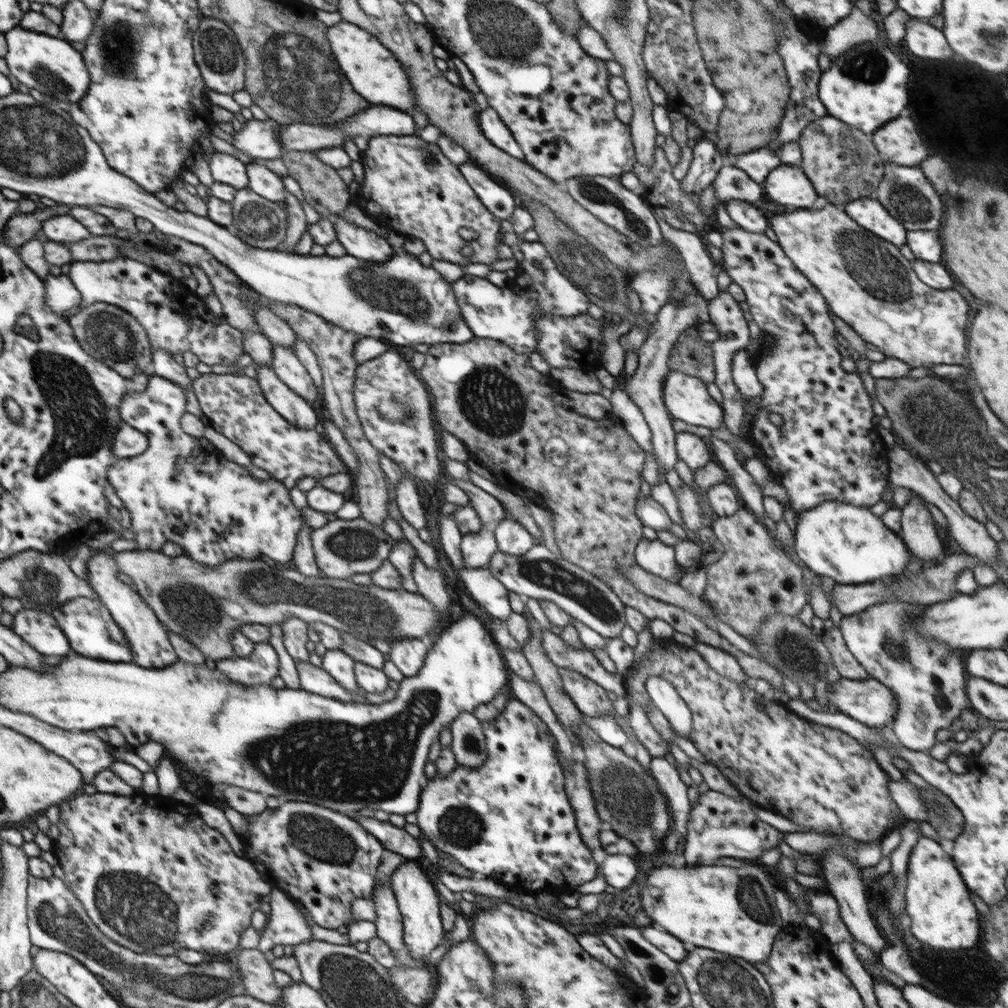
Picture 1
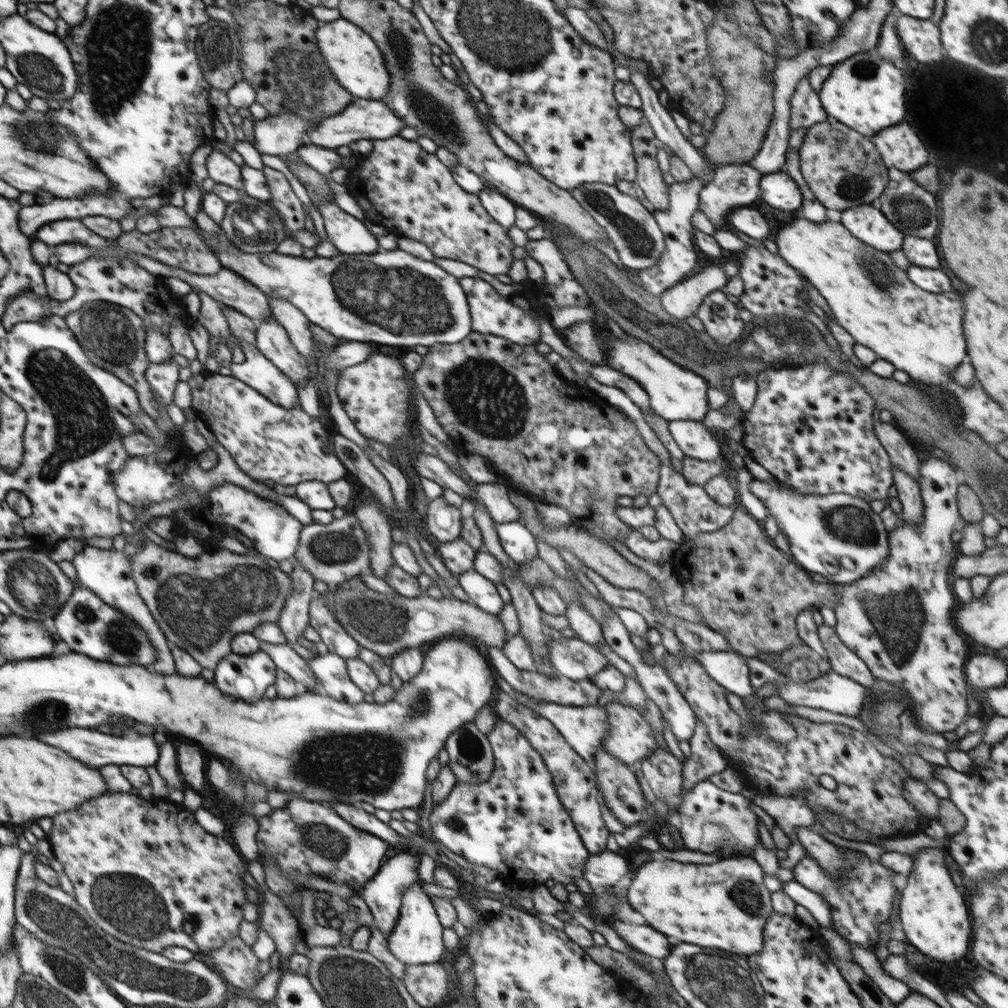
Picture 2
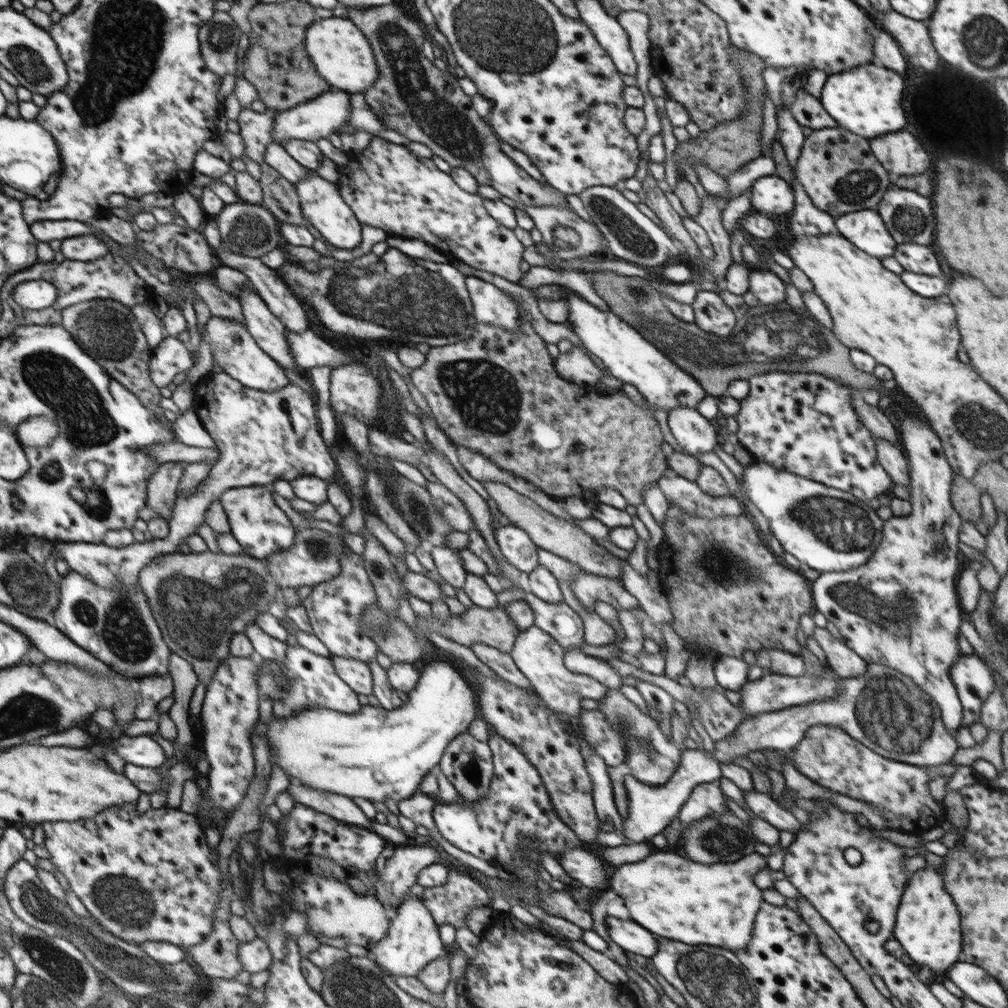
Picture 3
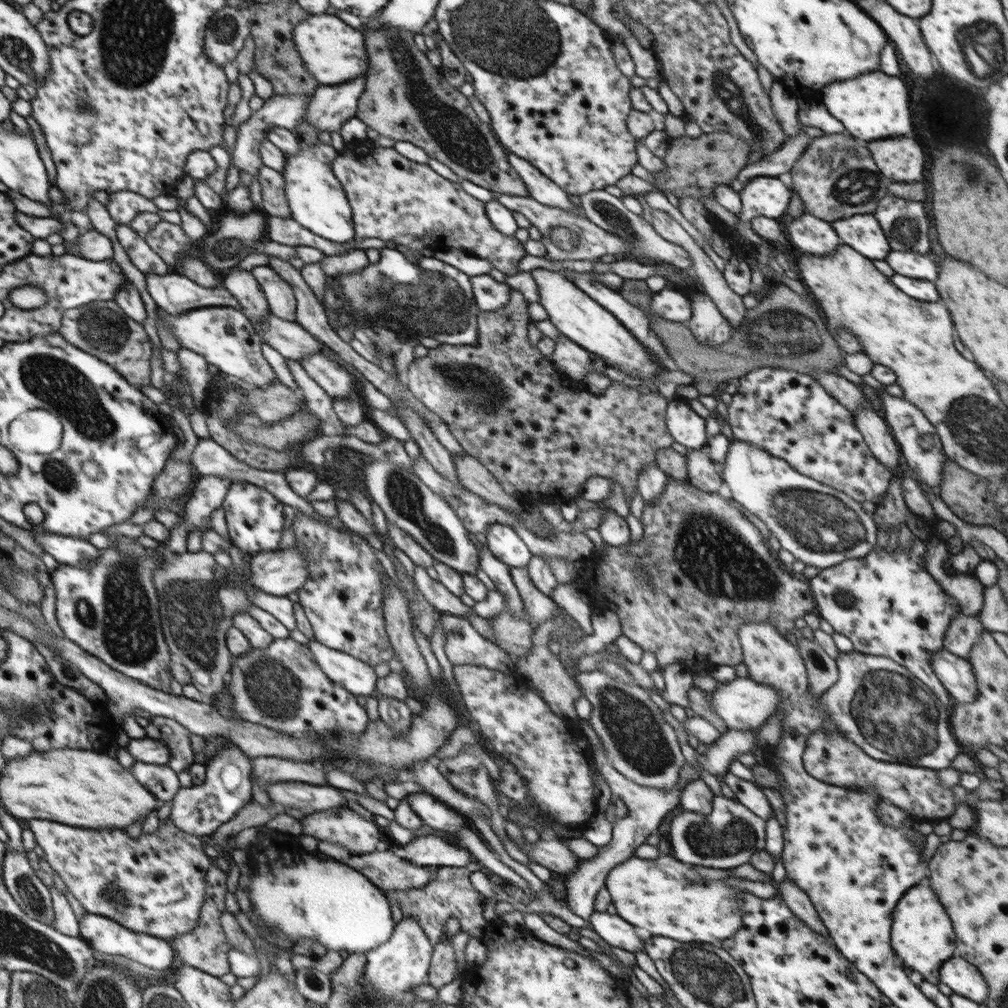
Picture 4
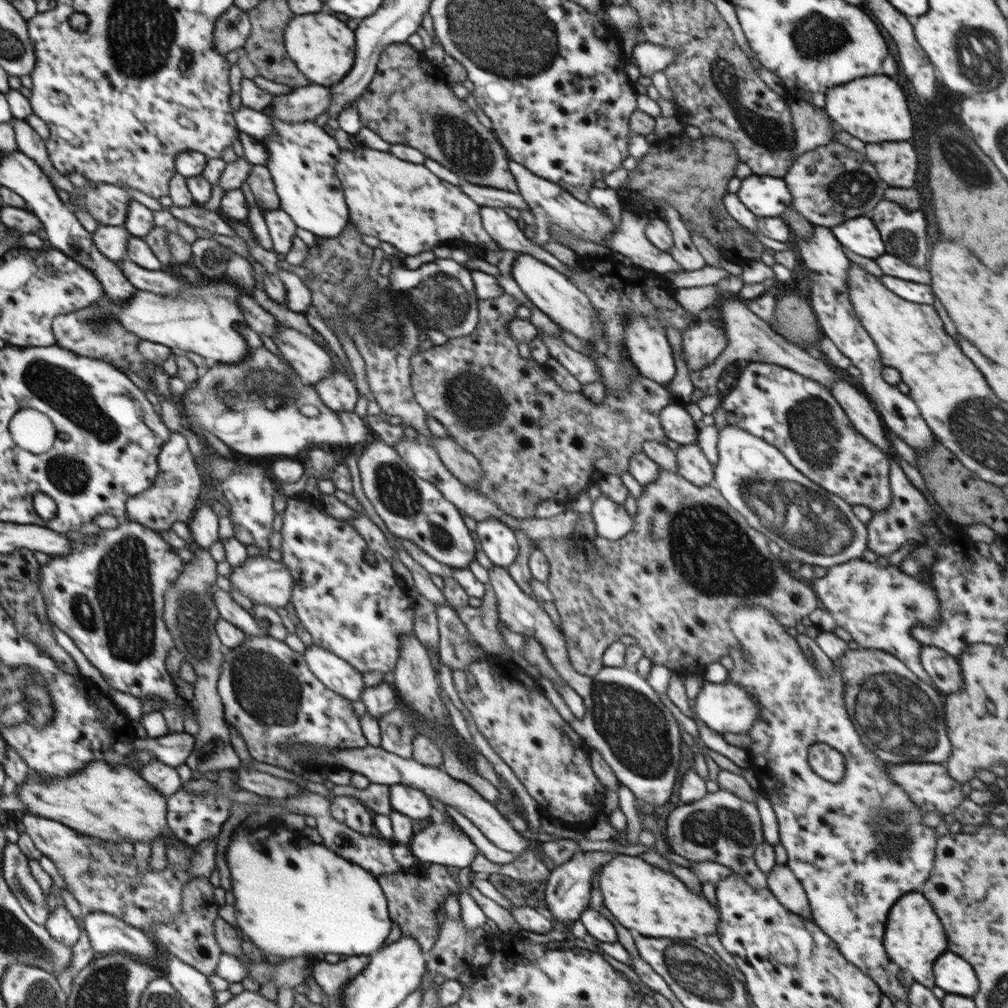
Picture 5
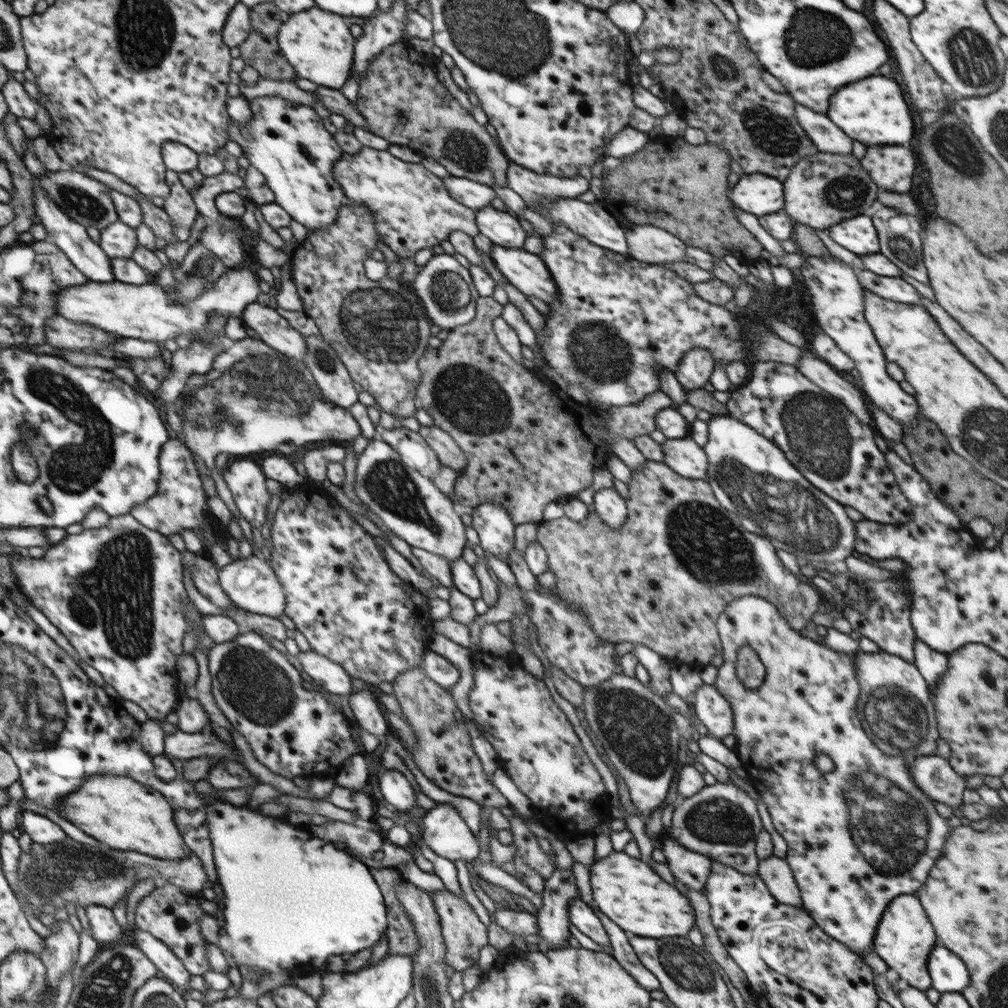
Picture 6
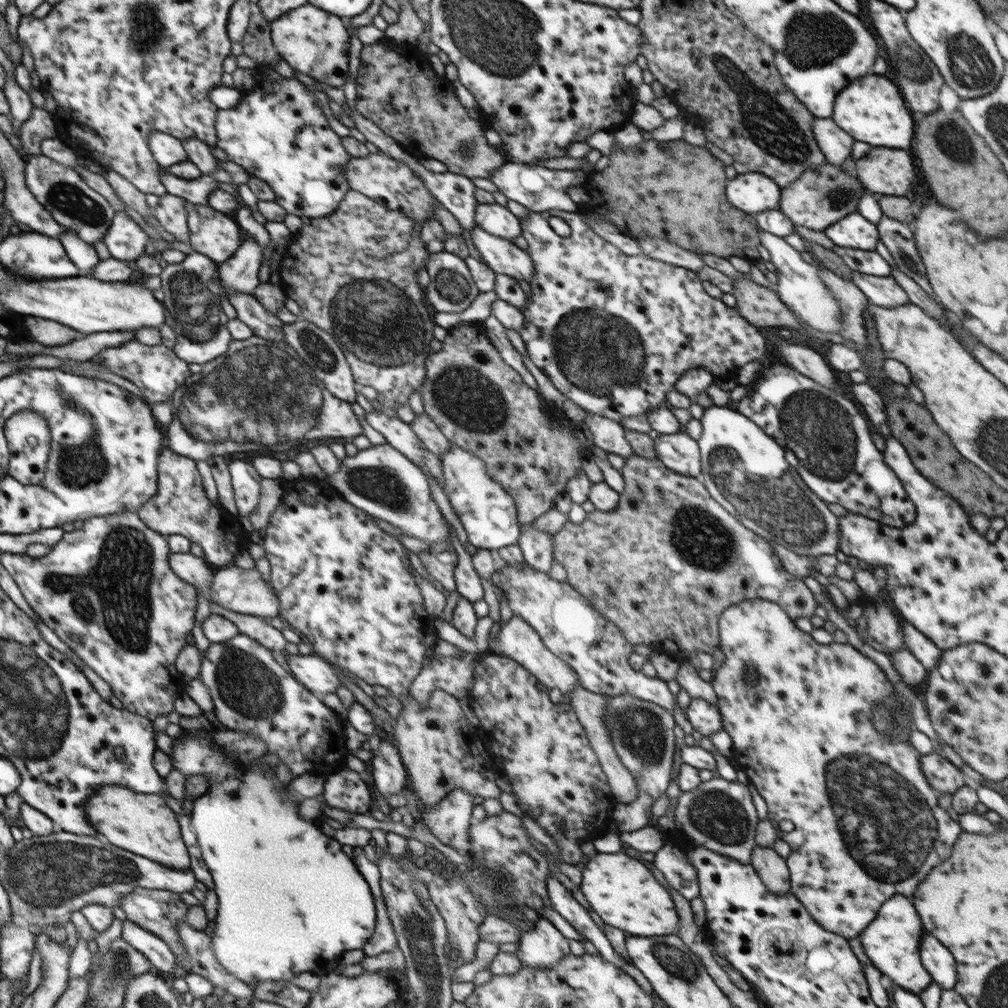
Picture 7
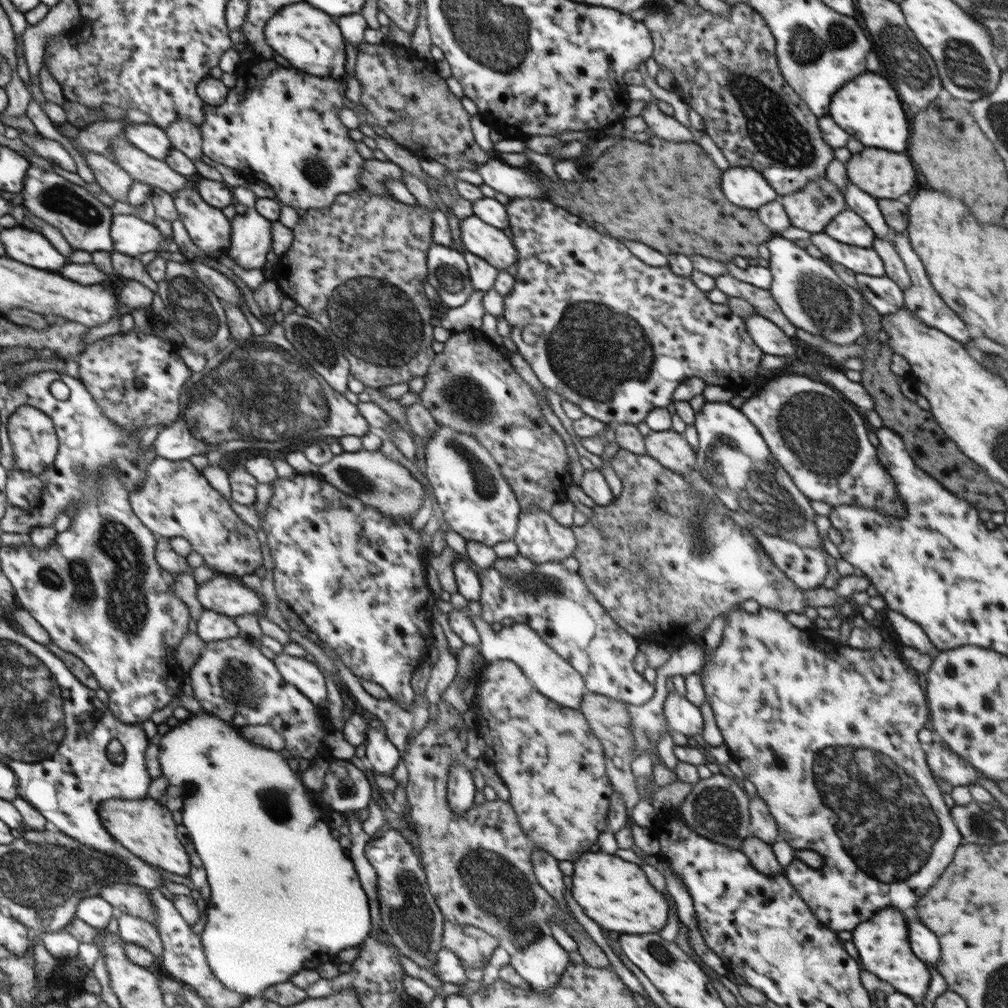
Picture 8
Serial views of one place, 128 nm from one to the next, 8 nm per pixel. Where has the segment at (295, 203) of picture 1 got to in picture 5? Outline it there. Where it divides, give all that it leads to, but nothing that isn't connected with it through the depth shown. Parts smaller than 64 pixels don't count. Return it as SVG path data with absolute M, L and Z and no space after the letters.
M253 165L246 182L250 185L256 203L262 211L280 209L279 196L270 169L266 165Z

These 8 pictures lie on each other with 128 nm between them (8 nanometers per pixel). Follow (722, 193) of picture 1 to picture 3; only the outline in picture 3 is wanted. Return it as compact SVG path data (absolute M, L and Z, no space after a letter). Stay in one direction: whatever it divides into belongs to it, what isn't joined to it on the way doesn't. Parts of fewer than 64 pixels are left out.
M761 154L758 158L751 160L743 167L732 170L732 174L726 178L728 185L727 197L706 195L701 198L701 212L698 212L698 214L694 216L694 221L700 224L700 226L707 232L707 235L713 244L713 249L715 250L713 258L708 259L704 264L701 264L696 268L694 278L690 281L685 283L659 283L654 284L654 288L659 290L659 292L663 292L663 294L667 294L667 296L673 298L676 302L691 305L694 302L698 291L701 290L700 286L702 286L704 280L710 280L710 282L718 284L724 283L725 274L727 273L728 267L732 264L732 252L730 251L731 235L728 234L721 223L723 211L731 200L734 200L734 198L738 198L738 196L741 195L741 192L745 192L750 196L754 181L766 175L774 175L774 172L776 172L776 164L774 163L772 156Z

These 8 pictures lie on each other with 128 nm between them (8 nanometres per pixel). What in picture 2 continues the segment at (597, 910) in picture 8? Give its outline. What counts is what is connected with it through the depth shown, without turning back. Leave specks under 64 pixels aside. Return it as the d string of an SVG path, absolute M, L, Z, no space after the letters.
M751 855L720 859L716 864L682 864L672 859L666 859L662 864L658 860L648 862L636 870L628 890L628 900L652 928L666 936L745 957L762 952L765 944L763 930L774 911L771 892L764 886L764 871Z

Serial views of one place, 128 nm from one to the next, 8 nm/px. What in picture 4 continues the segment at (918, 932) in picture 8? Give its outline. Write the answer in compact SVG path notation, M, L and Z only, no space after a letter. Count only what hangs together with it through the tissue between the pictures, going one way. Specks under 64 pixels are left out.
M960 957L949 958L940 969L940 980L954 993L978 1004L987 1002L989 988L977 966Z

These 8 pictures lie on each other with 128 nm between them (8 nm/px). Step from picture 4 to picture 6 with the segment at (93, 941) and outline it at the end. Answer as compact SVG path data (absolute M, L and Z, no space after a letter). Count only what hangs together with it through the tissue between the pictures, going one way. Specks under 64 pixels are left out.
M91 904L85 907L85 911L92 936L100 944L128 939L129 928L123 928L118 924L111 908Z

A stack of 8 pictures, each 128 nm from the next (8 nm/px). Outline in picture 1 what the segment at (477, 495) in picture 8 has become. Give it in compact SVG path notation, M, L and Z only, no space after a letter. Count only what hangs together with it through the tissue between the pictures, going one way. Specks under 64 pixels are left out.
M507 517L493 526L498 550L514 557L522 557L536 545L535 538L518 521Z

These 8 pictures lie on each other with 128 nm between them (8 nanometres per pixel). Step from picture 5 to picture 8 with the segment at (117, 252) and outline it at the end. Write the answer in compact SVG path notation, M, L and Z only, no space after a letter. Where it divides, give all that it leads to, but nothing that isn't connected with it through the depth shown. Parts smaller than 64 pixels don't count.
M116 214L111 221L113 250L137 257L151 250L159 251L163 237L154 224L130 214Z

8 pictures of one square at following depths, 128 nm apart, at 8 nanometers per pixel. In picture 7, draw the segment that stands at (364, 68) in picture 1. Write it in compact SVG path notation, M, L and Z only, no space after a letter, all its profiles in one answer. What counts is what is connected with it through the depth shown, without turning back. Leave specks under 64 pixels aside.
M308 3L271 21L271 37L278 54L294 71L302 72L324 86L342 88L346 83L351 42L343 18Z

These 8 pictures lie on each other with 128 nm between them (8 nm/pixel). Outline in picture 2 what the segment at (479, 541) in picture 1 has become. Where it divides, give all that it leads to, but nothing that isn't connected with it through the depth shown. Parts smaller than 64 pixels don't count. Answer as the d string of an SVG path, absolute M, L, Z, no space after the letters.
M462 537L452 542L440 543L436 548L437 557L444 566L453 574L454 578L472 570L474 559L476 559L476 550L468 544Z

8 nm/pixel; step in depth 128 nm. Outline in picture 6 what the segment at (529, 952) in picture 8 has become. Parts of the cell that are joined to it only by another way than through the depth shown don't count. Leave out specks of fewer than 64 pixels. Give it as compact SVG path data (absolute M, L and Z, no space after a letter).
M558 869L546 879L541 909L537 913L538 934L542 941L538 944L540 951L549 951L552 946L568 945L570 938L569 904L579 895L576 877L572 869Z

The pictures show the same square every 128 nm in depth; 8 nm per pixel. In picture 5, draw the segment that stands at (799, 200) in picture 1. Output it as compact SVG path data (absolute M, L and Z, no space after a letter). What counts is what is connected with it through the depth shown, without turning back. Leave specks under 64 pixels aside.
M752 174L743 178L736 194L748 210L763 218L781 217L792 203L786 181L770 175Z

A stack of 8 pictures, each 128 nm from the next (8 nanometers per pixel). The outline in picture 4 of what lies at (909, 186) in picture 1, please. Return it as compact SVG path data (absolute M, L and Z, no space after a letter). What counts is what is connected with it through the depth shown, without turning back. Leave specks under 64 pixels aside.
M887 194L881 198L873 216L880 223L892 251L926 254L930 250L930 226L922 201L912 202Z

